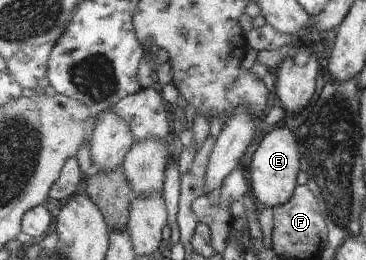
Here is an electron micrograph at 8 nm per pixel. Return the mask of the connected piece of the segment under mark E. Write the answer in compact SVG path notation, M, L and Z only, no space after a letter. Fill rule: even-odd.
M276 128L269 132L259 143L253 154L249 173L251 176L252 197L261 206L272 209L284 206L292 200L295 190L299 186L296 182L301 170L301 146L294 132L288 128Z

